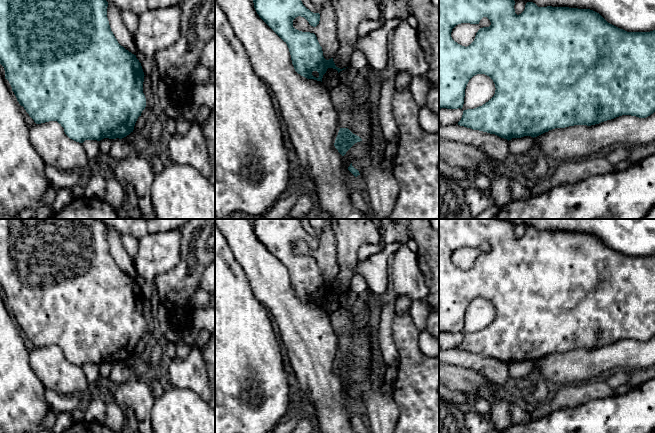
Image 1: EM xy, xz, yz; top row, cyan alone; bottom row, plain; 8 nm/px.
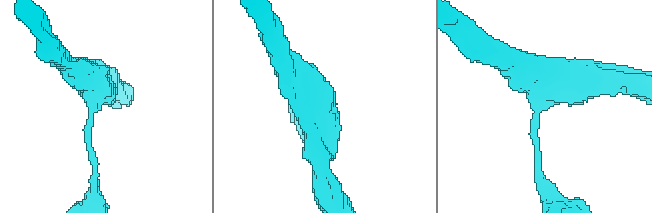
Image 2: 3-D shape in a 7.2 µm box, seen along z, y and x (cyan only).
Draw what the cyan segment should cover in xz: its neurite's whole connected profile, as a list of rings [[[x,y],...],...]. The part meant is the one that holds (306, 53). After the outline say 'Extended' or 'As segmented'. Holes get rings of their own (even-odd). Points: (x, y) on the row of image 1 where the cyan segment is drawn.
[[[253,0],[254,8],[259,17],[287,44],[295,71],[307,79],[322,82],[323,75],[328,68],[333,68],[338,73],[346,68],[338,68],[333,58],[326,60],[322,47],[314,33],[302,32],[293,27],[293,20],[304,17],[311,26],[316,27],[320,21],[320,14],[307,9],[301,0]]]. As segmented

